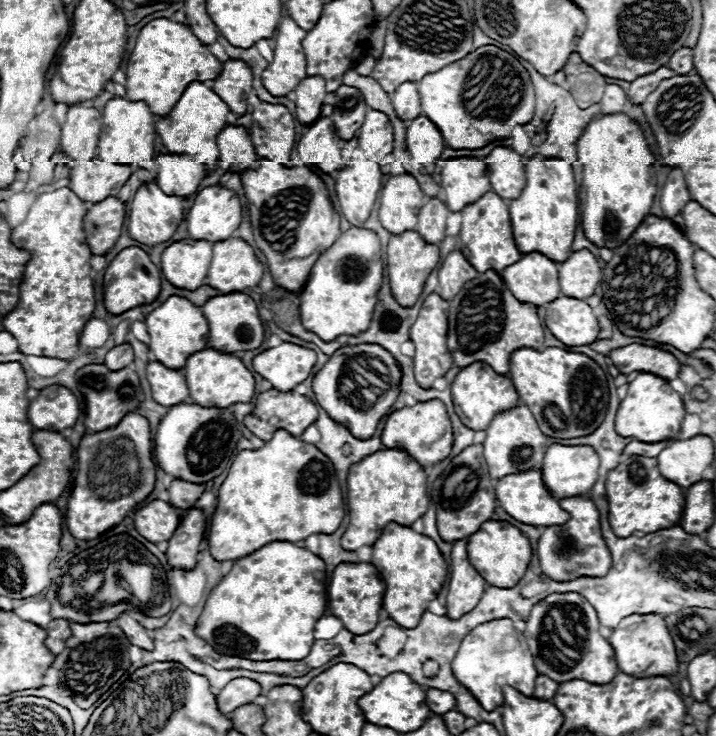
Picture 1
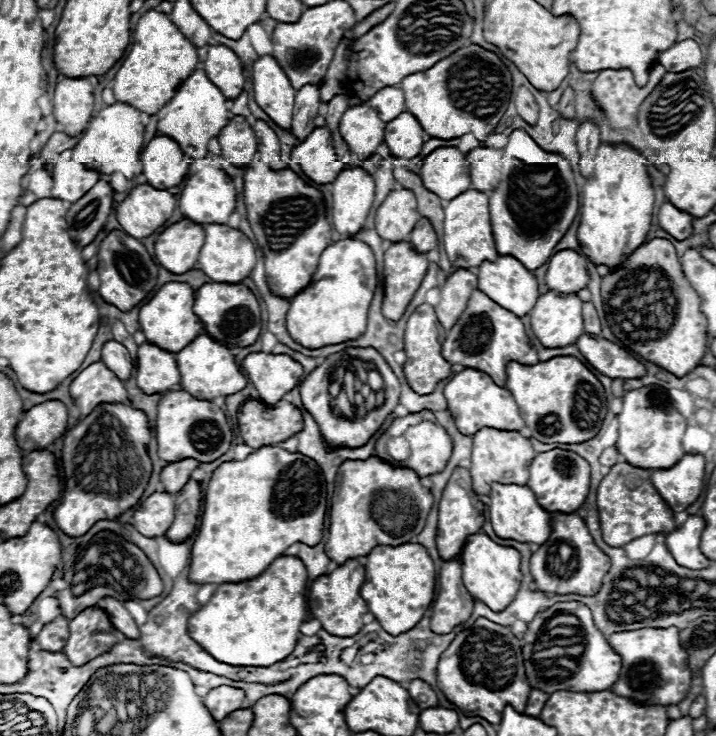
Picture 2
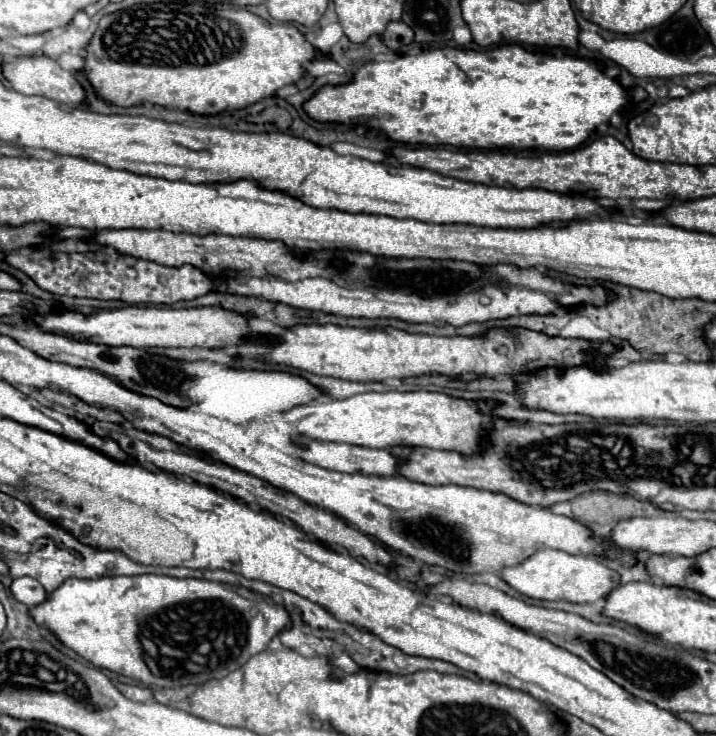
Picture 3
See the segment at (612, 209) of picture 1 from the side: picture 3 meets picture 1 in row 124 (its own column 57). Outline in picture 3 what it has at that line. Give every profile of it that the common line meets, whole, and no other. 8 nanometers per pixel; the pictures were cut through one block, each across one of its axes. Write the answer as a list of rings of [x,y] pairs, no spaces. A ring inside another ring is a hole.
[[[158,574],[102,576],[94,580],[68,578],[42,604],[32,606],[30,616],[92,666],[128,676],[152,688],[176,688],[224,678],[244,666],[248,656],[260,654],[282,628],[290,626],[290,616],[284,606],[264,594],[222,582]]]

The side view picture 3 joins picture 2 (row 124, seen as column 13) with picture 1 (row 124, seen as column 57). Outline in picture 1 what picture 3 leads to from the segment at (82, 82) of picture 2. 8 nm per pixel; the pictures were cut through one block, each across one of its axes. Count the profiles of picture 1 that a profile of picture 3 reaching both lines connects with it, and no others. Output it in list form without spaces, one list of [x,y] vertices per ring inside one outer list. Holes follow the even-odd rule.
[[[76,102],[68,108],[66,122],[60,128],[60,152],[78,162],[90,162],[96,156],[102,114]]]

